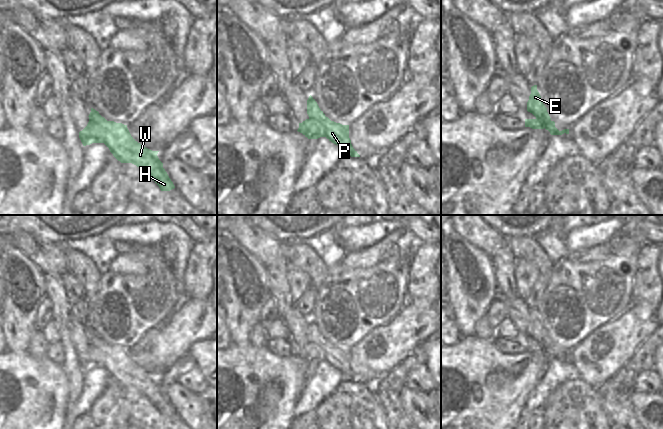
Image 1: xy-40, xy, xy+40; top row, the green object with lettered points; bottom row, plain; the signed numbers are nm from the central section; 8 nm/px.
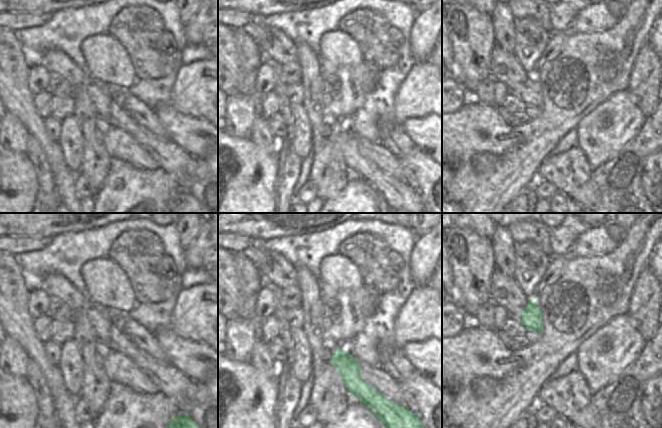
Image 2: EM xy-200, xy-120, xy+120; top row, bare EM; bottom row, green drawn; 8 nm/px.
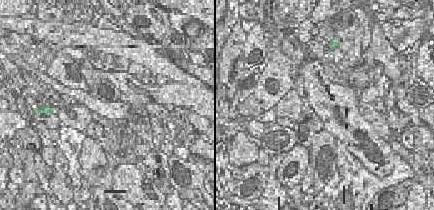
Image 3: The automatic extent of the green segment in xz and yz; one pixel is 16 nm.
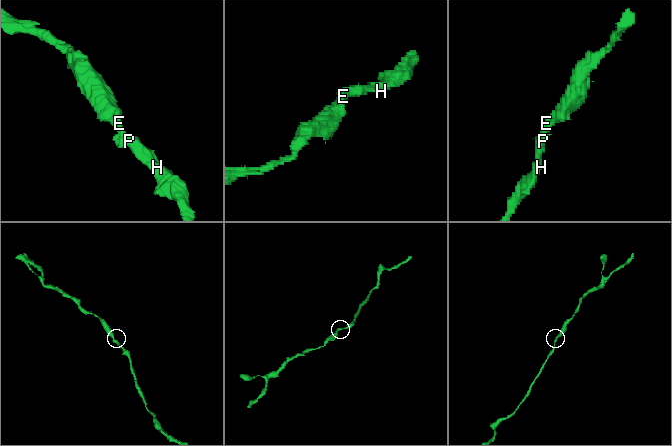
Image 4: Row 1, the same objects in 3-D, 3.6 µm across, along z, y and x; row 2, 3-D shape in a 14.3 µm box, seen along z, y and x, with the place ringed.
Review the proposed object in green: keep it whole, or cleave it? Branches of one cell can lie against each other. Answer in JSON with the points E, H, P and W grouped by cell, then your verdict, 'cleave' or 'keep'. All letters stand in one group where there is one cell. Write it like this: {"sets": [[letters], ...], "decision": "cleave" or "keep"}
{"sets": [["E", "H", "P", "W"]], "decision": "keep"}

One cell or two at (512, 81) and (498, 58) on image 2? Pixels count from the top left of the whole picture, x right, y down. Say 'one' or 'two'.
one

